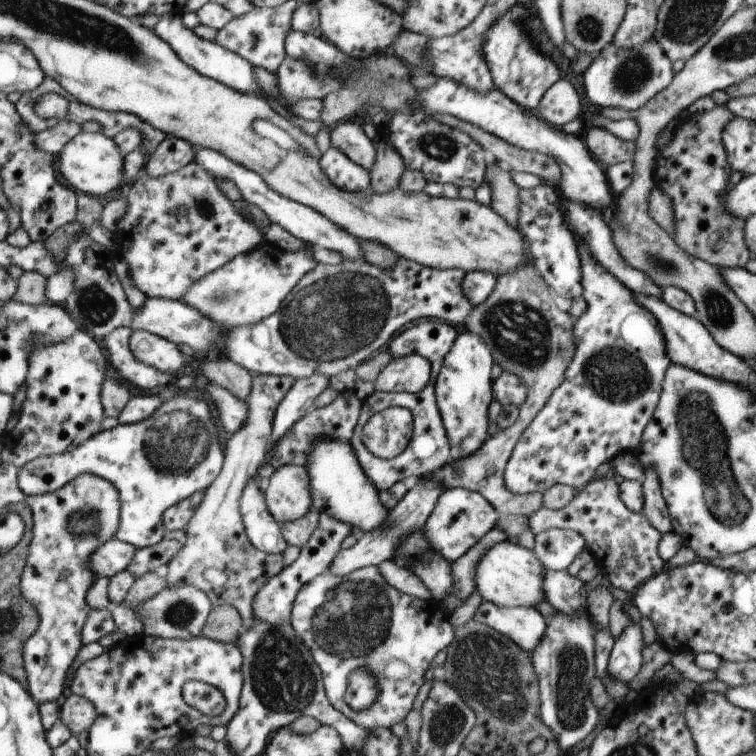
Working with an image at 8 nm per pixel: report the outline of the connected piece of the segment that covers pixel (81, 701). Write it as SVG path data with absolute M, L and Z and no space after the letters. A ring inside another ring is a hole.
M66 694L61 706L60 719L73 735L89 732L99 716L94 702L77 694Z

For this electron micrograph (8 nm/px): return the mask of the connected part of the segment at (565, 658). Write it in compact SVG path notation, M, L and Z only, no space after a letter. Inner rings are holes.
M555 612L547 620L547 630L537 648L531 652L532 668L536 673L536 680L539 682L540 699L540 720L551 730L552 736L559 742L561 750L566 750L569 746L577 744L583 740L597 722L597 710L592 703L588 693L589 684L595 676L595 657L593 656L593 624L585 616L567 616Z

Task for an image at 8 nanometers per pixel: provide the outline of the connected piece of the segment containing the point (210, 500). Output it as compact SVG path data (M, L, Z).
M267 374L252 375L250 391L245 400L245 406L248 408L248 416L245 423L237 432L233 432L225 442L224 466L221 472L216 476L215 482L206 490L199 506L193 512L193 516L185 526L187 538L185 539L185 548L171 560L164 570L168 586L171 588L181 588L181 586L193 586L197 590L202 590L211 602L213 607L218 605L229 605L237 609L241 615L243 628L253 626L252 601L255 599L257 590L269 580L272 576L279 574L284 567L281 554L269 554L253 548L252 543L245 538L243 530L243 517L240 513L240 497L244 492L245 484L252 480L256 475L257 466L264 459L266 447L269 444L269 436L272 435L273 415L276 414L277 407L284 399L285 393L292 387L293 378L289 376L273 376Z

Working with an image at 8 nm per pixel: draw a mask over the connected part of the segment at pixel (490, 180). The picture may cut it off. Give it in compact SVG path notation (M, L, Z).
M491 158L487 164L484 182L489 184L490 207L493 212L504 217L504 220L517 229L519 214L519 189L511 180L513 172L506 166Z

